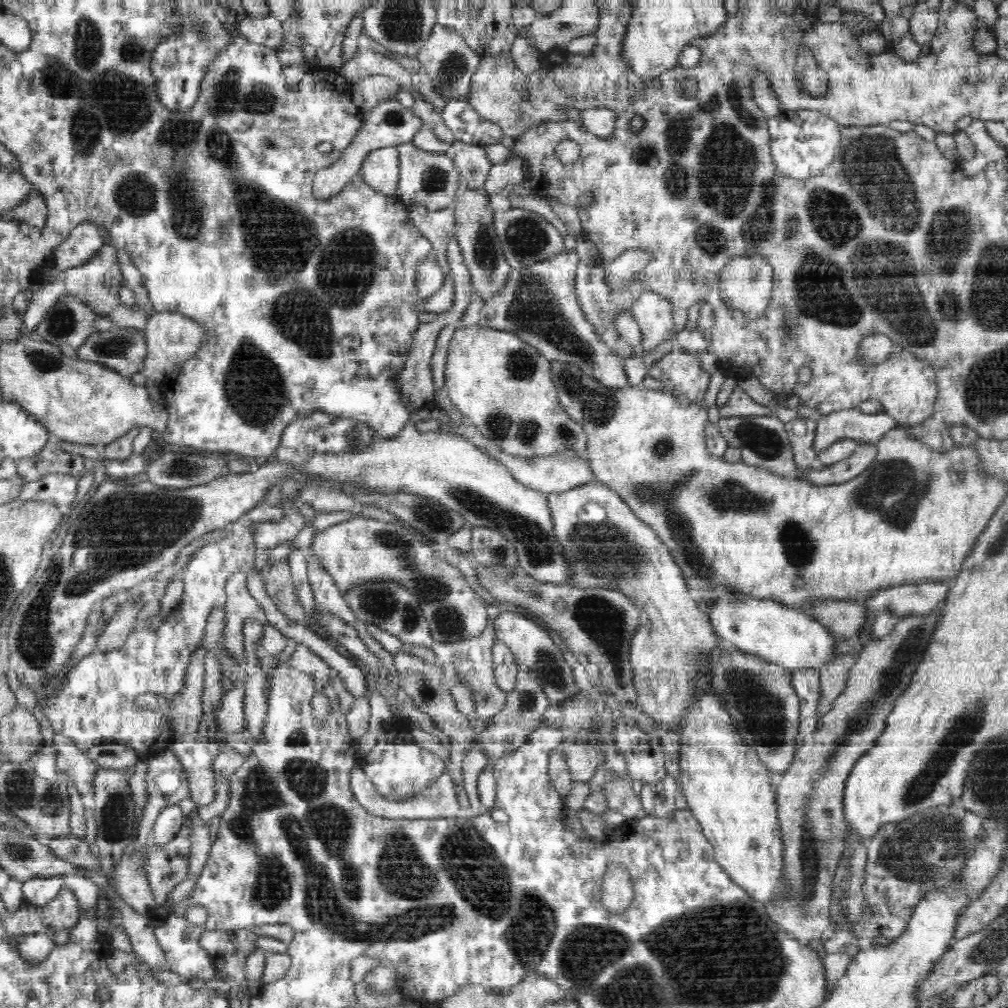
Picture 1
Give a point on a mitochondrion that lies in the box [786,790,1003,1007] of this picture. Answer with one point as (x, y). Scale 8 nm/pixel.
(914, 850)

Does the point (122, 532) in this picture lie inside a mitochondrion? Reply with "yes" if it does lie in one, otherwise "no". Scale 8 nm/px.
yes

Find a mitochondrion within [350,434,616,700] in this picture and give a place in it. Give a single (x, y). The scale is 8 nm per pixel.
(530, 537)

